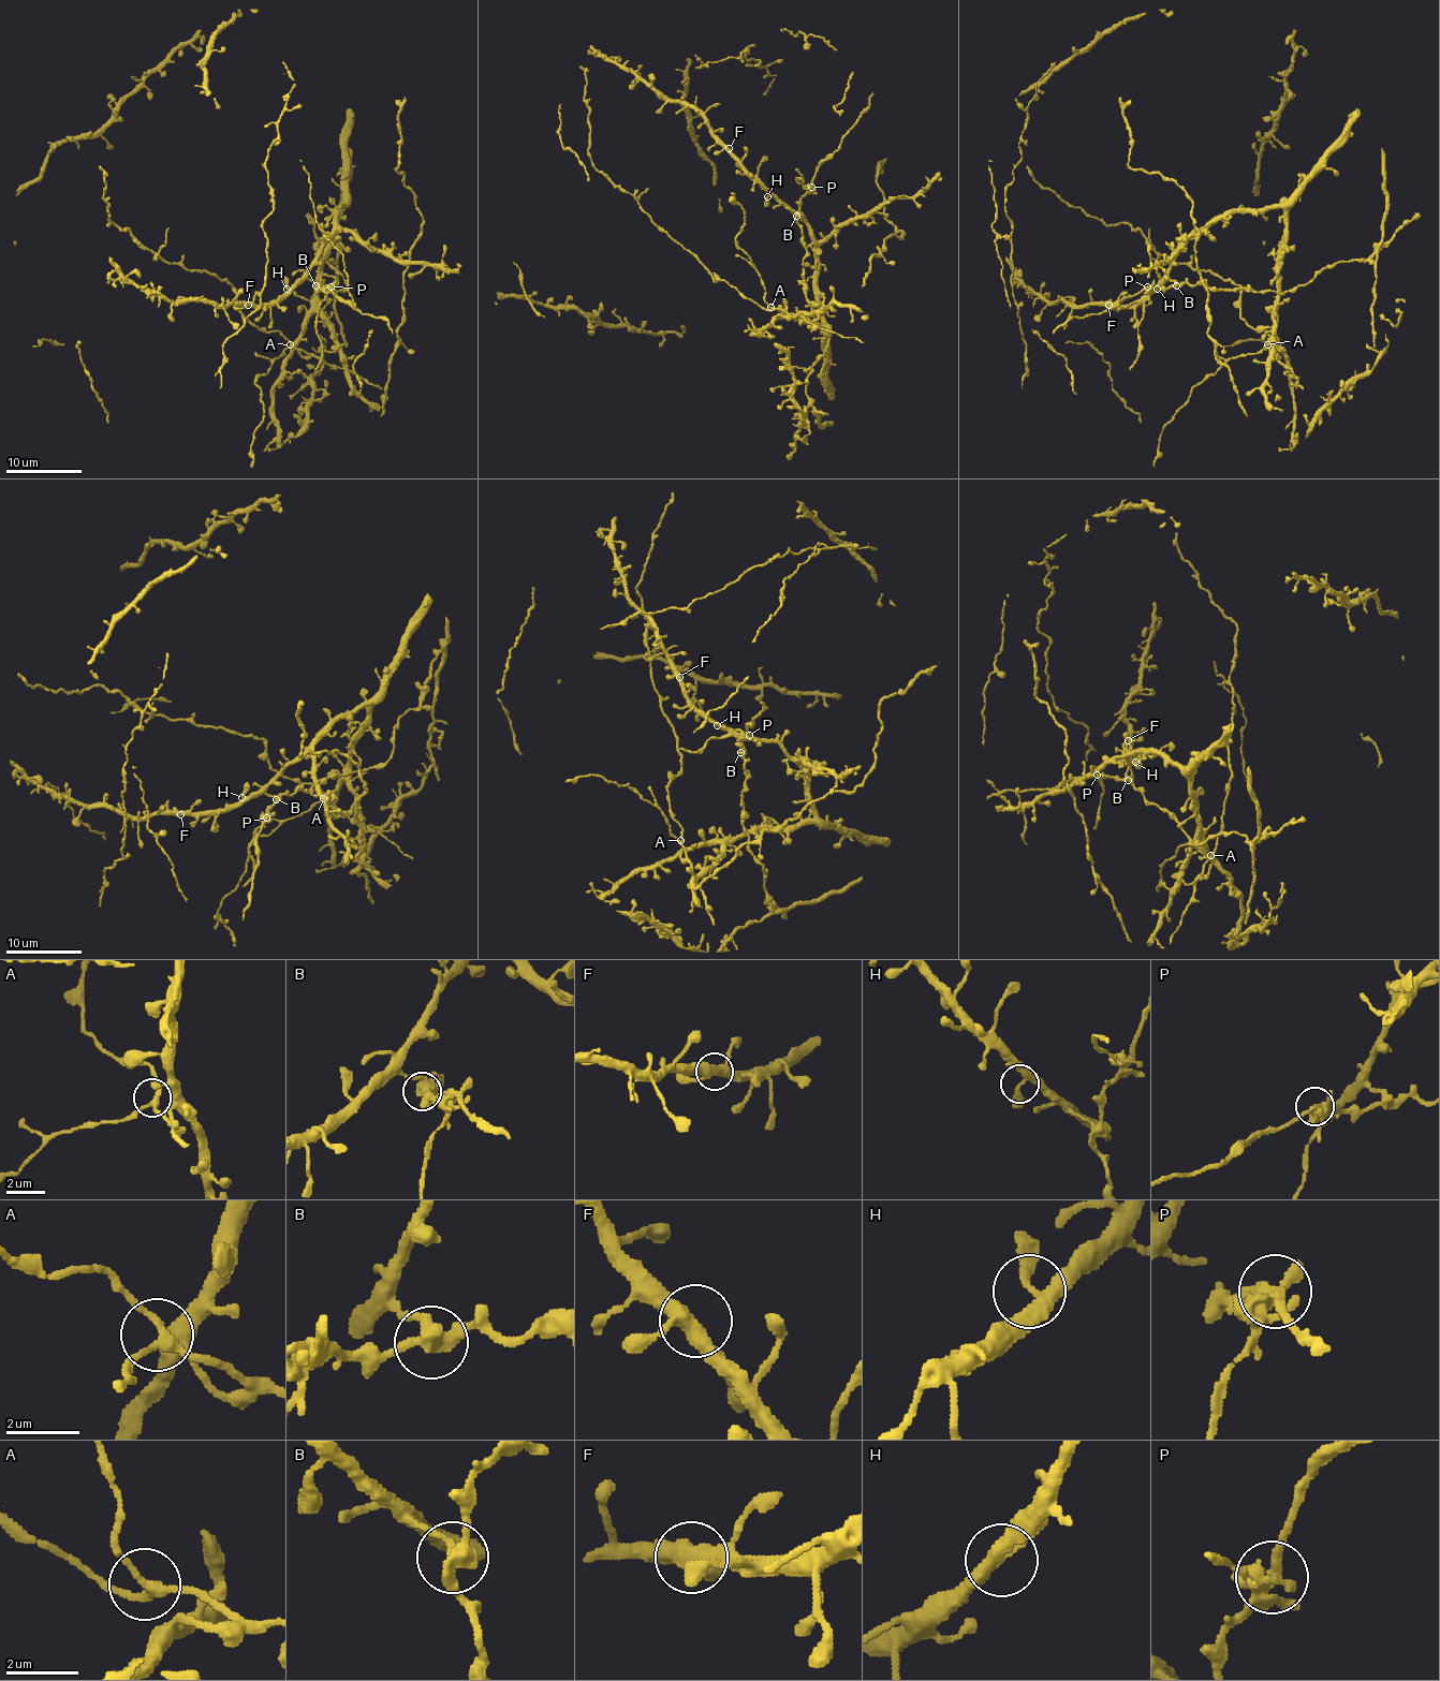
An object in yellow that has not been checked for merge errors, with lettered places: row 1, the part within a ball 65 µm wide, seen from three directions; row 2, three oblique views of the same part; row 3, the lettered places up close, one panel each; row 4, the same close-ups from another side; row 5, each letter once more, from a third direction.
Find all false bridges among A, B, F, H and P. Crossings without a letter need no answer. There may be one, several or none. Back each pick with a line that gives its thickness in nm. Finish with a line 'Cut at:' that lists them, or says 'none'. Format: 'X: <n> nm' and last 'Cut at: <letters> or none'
B: 380 nm
P: 300 nm
Cut at: B, P

